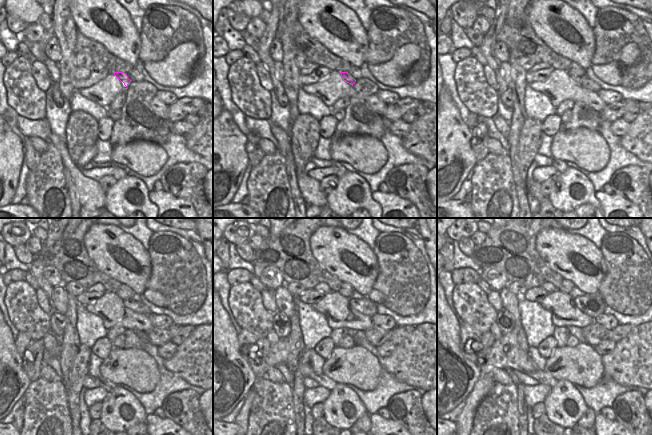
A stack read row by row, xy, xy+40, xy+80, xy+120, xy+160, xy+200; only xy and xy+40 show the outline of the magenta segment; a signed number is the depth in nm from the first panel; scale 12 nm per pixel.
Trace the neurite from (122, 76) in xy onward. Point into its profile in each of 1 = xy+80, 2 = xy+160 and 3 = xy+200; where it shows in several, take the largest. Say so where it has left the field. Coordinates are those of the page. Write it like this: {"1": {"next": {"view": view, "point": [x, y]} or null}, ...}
{"1": {"next": {"view": "xy+80", "point": [577, 80]}}, "2": {"next": {"view": "xy+160", "point": [365, 306]}}, "3": {"next": {"view": "xy+200", "point": [593, 305]}}}

